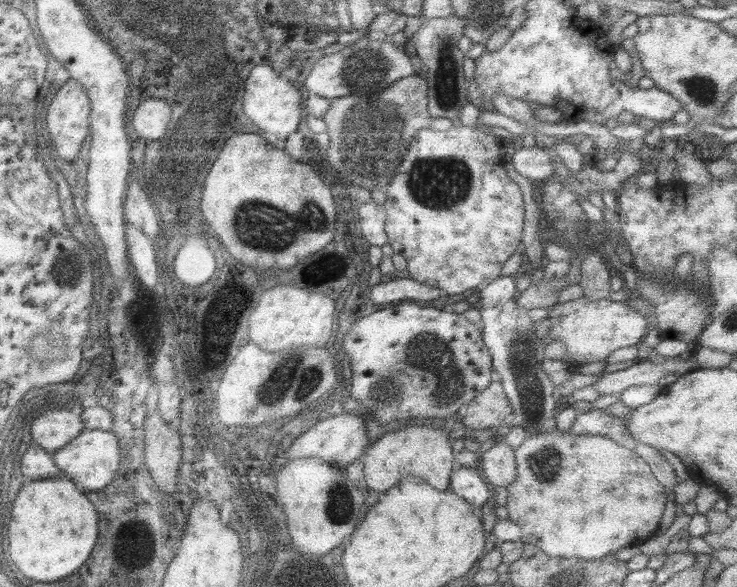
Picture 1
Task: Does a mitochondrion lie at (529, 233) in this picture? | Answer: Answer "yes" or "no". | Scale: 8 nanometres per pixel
no

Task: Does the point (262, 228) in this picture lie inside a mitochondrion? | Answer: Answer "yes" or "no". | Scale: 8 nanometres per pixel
yes

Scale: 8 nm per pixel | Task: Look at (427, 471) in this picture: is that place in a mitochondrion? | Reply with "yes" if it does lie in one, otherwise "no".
no

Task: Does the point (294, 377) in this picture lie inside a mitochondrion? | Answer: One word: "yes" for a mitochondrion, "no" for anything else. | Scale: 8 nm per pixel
yes

